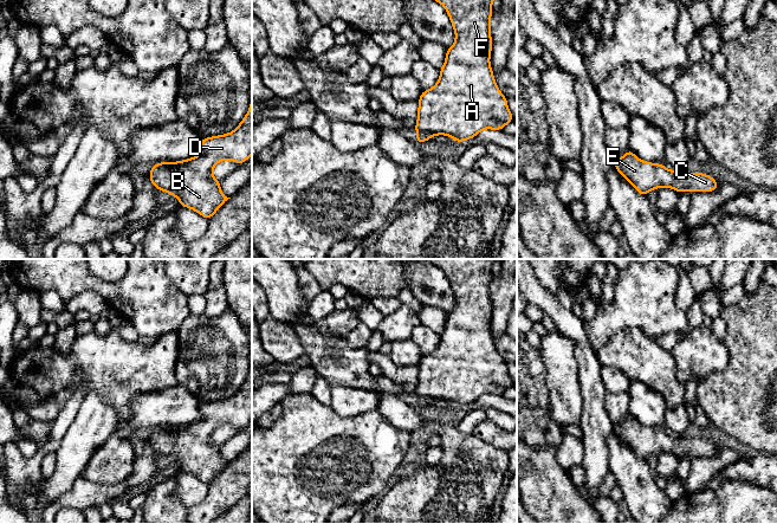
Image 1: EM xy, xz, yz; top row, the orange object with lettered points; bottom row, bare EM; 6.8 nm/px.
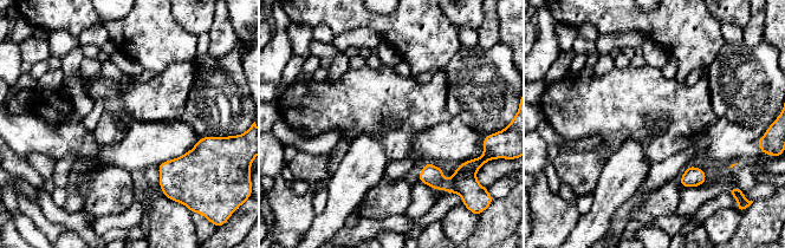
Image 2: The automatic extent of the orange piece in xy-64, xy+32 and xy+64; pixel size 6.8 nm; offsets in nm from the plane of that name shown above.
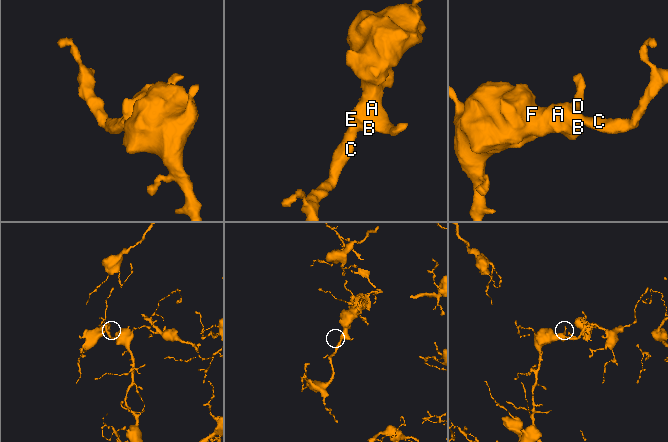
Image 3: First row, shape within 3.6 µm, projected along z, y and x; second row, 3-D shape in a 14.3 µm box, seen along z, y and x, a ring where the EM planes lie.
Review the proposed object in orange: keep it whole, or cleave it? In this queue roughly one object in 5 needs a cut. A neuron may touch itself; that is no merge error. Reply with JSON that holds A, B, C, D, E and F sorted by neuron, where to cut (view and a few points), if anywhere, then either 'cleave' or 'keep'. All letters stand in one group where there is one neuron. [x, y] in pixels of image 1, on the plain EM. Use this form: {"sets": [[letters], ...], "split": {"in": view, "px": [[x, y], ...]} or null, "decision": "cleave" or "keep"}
{"sets": [["A", "B", "C", "D", "E", "F"]], "split": null, "decision": "keep"}

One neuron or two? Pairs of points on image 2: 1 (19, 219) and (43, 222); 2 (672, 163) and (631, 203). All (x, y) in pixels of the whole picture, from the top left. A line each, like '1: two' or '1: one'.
1: two
2: one

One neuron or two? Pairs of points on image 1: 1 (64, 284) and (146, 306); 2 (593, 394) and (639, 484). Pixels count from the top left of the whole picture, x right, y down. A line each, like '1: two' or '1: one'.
1: one
2: two

